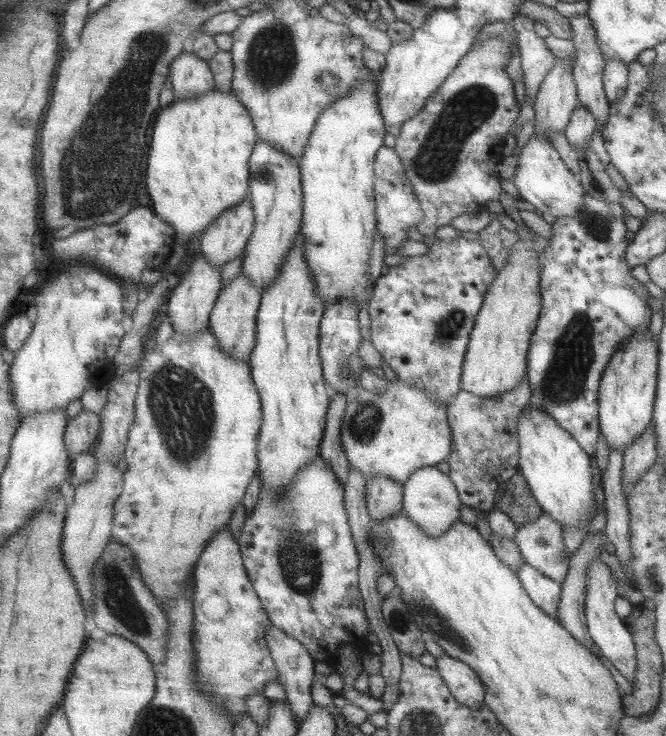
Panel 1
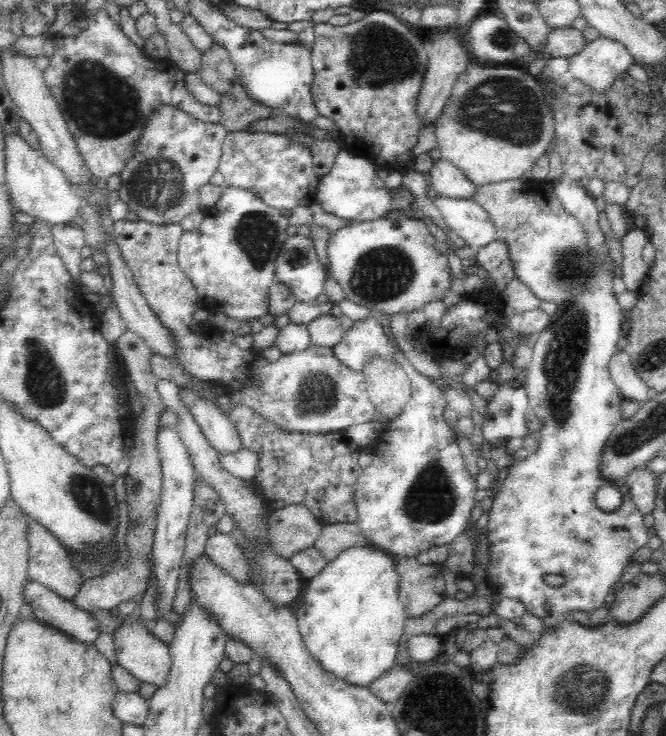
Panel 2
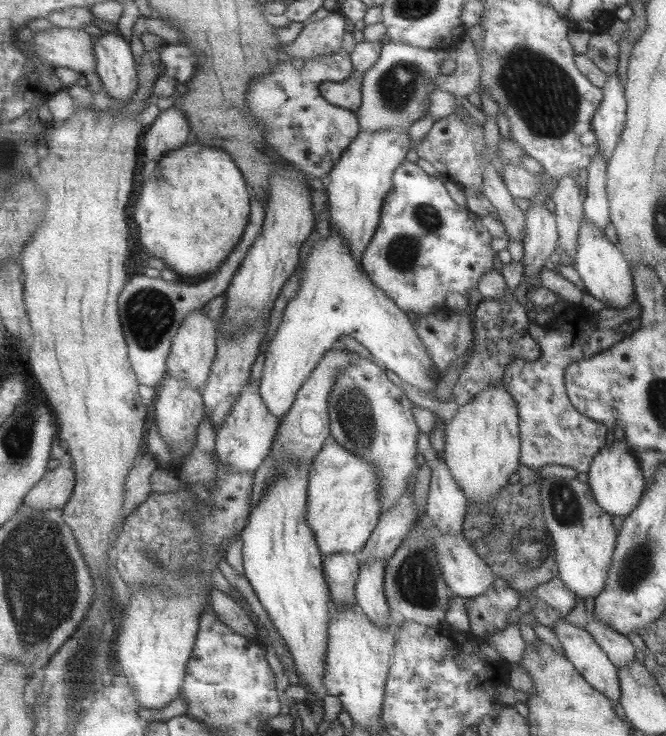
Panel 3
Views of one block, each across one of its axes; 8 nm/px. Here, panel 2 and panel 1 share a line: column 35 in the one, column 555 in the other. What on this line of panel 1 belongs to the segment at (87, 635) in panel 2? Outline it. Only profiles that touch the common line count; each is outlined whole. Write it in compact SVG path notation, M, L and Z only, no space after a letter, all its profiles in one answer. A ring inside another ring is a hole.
M525 562L515 573L521 587L529 595L531 602L535 603L535 606L539 607L541 611L550 617L557 617L560 584L537 572Z

